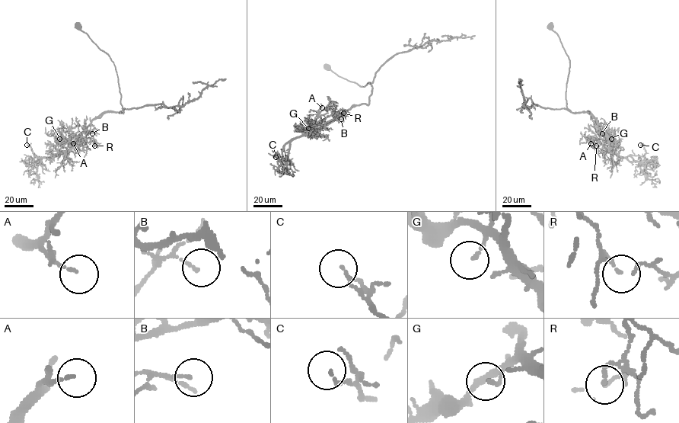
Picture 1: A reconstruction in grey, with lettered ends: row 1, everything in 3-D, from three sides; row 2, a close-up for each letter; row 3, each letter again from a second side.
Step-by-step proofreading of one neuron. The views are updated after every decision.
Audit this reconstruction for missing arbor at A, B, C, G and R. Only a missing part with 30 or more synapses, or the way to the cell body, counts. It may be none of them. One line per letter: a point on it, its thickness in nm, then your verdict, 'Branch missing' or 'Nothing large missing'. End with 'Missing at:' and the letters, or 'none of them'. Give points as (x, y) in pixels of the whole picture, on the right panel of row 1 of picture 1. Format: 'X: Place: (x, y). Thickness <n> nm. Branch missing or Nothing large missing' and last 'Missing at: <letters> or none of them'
A: Place: (591, 143). Thickness 120 nm. Branch missing
B: Place: (602, 133). Thickness 100 nm. Nothing large missing
C: Place: (640, 145). Thickness 110 nm. Nothing large missing
G: Place: (611, 139). Thickness 120 nm. Nothing large missing
R: Place: (596, 145). Thickness 90 nm. Nothing large missing
Missing at: A

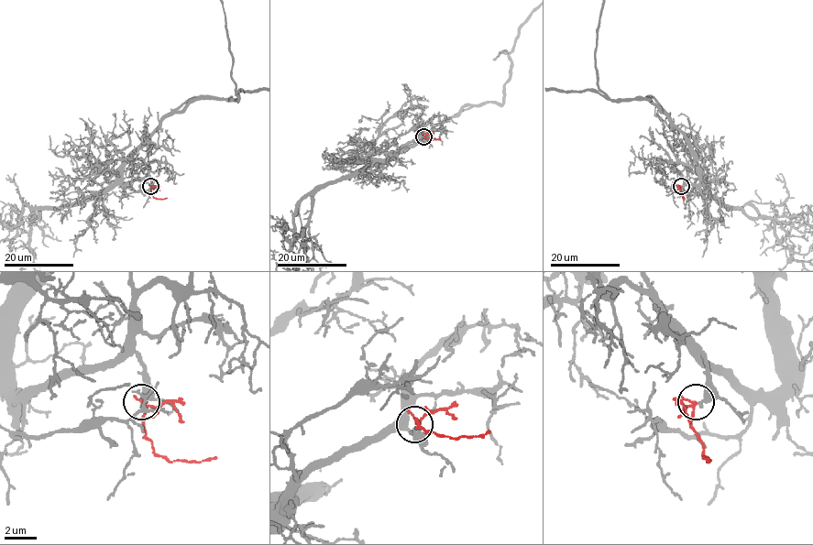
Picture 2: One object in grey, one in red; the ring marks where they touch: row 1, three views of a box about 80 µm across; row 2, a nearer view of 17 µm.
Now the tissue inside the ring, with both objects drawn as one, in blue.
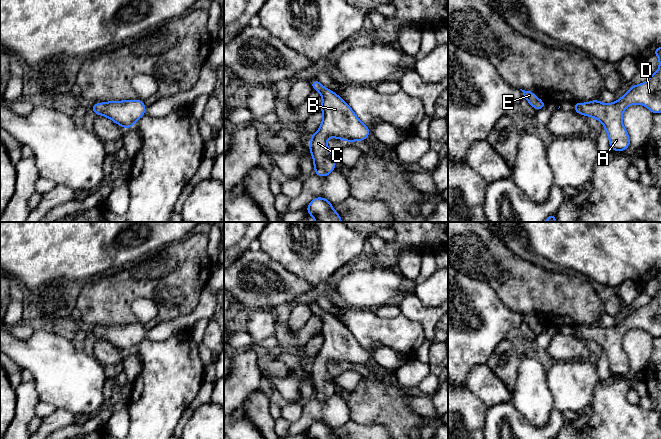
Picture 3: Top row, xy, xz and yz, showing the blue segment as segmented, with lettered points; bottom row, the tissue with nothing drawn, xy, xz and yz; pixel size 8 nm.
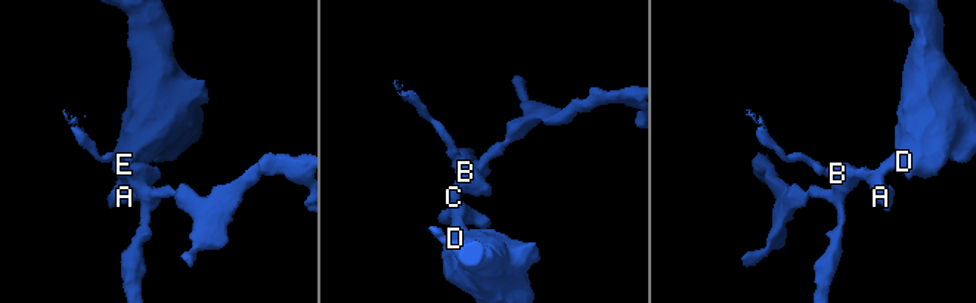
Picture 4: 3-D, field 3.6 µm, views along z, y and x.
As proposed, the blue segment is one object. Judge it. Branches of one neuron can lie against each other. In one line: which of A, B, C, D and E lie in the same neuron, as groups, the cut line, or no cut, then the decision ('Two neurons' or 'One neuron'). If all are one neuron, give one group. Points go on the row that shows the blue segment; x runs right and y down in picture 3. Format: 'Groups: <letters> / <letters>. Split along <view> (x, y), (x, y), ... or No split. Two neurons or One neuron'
Groups: A B C D E. No split. One neuron

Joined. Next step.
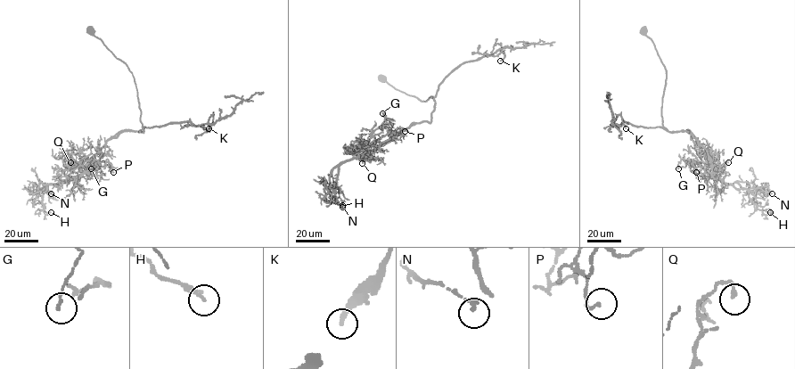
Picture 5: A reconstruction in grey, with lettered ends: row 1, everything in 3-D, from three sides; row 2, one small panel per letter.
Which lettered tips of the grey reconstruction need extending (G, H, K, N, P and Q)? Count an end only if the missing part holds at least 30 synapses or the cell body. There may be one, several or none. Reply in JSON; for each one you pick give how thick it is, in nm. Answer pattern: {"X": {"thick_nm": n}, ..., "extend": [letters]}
{"extend": []}

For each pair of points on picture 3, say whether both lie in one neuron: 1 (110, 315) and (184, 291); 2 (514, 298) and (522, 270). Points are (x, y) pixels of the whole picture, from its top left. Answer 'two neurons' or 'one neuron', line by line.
1: one neuron
2: one neuron

